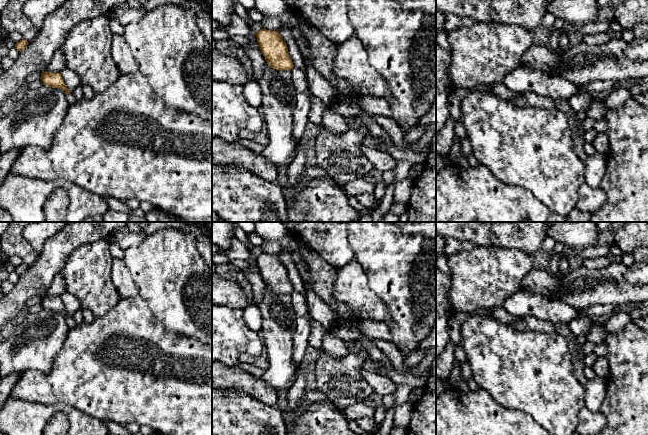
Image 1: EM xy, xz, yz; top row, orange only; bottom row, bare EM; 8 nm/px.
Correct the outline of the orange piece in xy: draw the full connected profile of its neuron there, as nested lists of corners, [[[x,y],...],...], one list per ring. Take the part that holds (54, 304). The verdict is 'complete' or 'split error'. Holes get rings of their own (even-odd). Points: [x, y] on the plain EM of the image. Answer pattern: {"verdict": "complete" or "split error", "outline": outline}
{"verdict": "split error", "outline": [[[45,295],[45,296],[41,297],[40,303],[42,304],[43,309],[46,309],[46,310],[52,311],[52,312],[63,313],[66,317],[66,323],[67,323],[67,326],[69,327],[69,329],[72,329],[73,327],[76,326],[74,319],[66,311],[64,304],[60,297],[51,297],[51,296]]]}

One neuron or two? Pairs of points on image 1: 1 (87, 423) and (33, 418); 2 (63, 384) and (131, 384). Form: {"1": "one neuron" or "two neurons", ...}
{"1": "one neuron", "2": "one neuron"}

